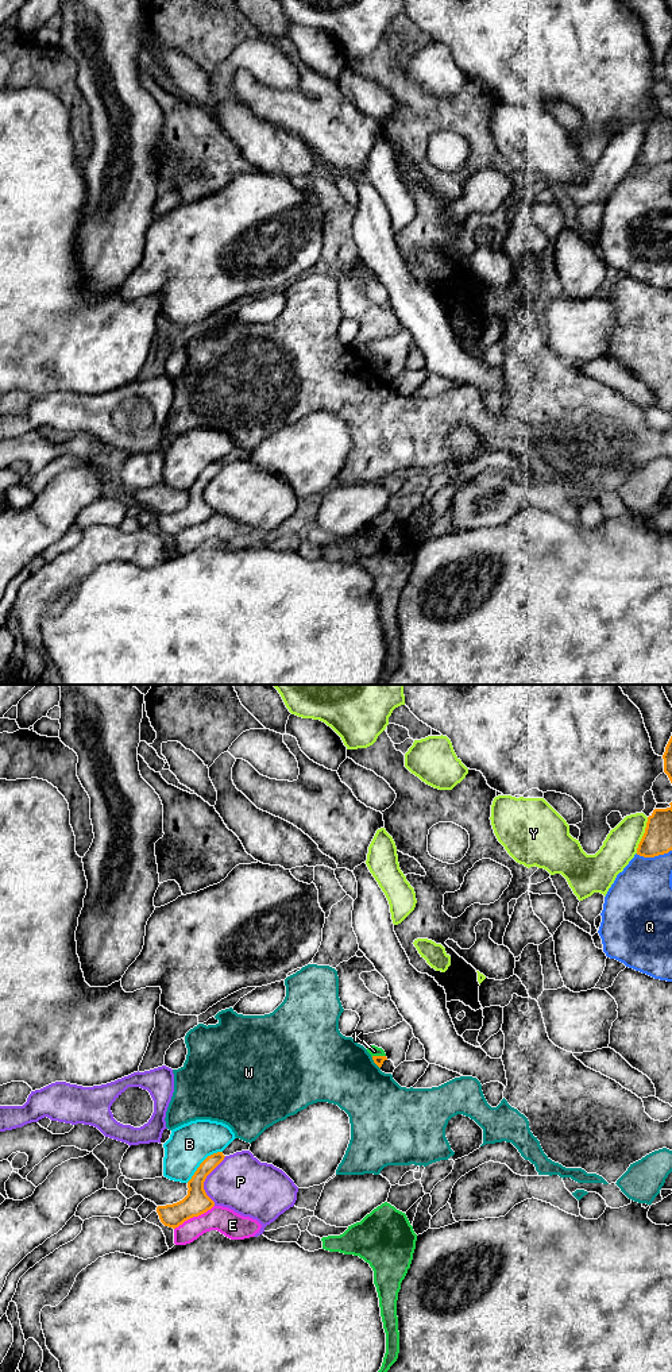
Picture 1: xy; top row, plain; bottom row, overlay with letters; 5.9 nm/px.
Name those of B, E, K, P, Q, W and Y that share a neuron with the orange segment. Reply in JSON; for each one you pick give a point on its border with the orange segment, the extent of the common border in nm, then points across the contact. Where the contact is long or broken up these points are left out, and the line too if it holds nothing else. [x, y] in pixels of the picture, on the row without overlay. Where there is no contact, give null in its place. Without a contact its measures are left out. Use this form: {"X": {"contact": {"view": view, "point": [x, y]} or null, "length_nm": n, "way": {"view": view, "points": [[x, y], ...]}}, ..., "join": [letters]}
{"join": []}

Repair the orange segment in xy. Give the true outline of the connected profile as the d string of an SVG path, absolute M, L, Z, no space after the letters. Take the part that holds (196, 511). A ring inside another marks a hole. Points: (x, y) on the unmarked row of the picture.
M223 460L208 465L188 490L188 504L177 512L157 516L159 528L165 535L175 537L185 529L198 525L215 514L215 510L204 498L204 490L224 466Z

